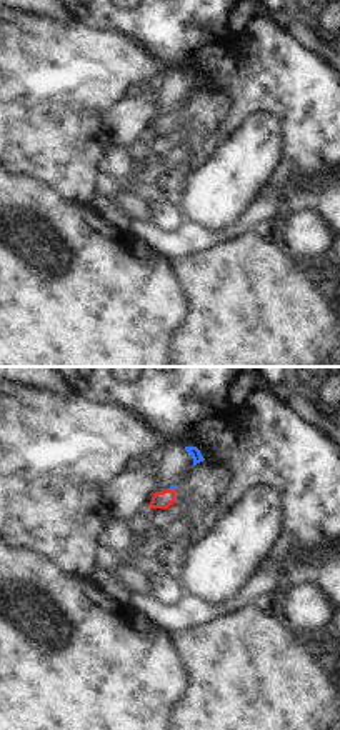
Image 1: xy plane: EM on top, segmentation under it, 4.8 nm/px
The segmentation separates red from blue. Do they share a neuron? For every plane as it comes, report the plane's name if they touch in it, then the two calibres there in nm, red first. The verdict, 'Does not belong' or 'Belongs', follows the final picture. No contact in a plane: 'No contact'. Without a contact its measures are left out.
Touches red in xy. Thickness 80 nm (red) against 20 nm

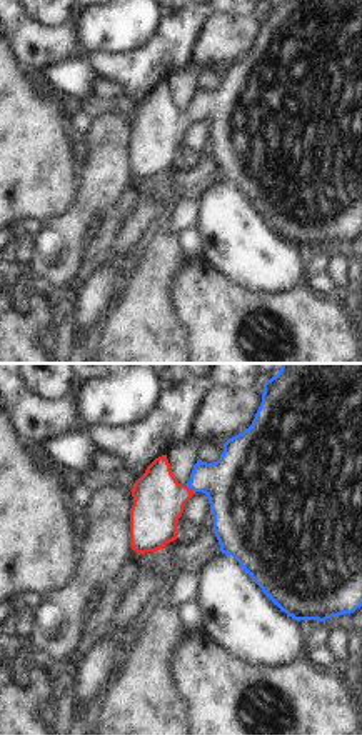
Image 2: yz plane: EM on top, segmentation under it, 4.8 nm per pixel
Touches red in yz. Thickness 240 nm (red) against 360 nm

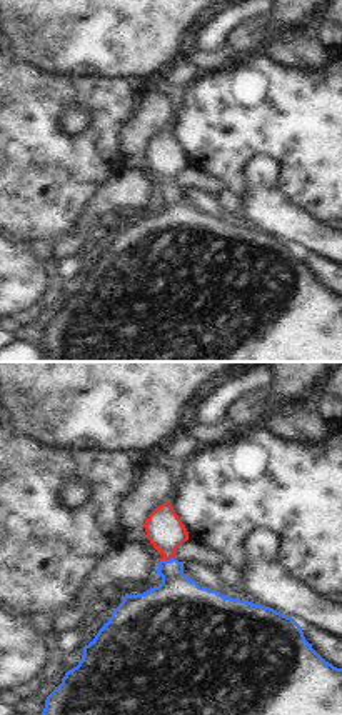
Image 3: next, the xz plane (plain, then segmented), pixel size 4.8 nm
Touches red in xz. Thickness 180 nm (red) against 300 nm

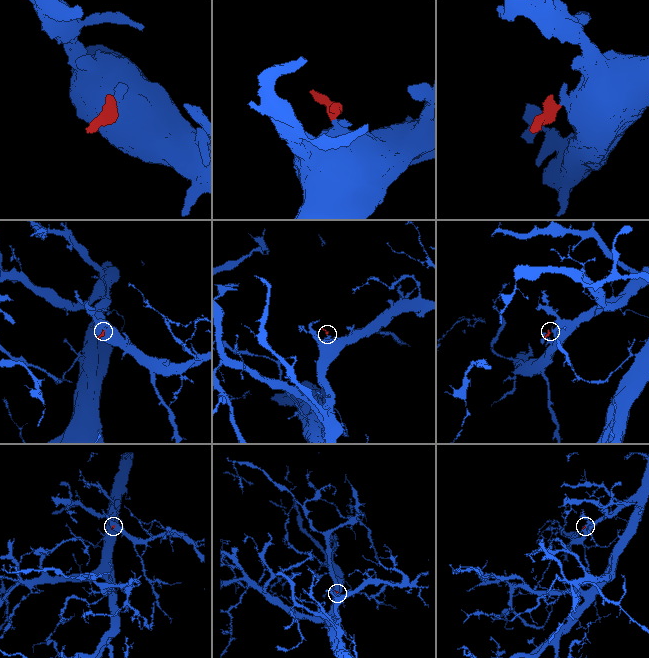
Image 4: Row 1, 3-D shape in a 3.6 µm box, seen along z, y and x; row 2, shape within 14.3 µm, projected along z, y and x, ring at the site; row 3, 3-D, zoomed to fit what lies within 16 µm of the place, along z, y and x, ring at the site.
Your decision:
Belongs

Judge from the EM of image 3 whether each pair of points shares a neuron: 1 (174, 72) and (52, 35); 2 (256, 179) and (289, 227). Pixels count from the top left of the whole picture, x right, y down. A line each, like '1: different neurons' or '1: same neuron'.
1: different neurons
2: same neuron

